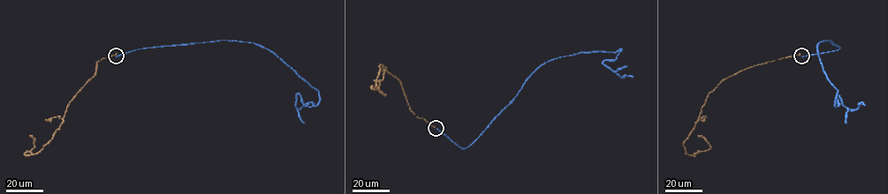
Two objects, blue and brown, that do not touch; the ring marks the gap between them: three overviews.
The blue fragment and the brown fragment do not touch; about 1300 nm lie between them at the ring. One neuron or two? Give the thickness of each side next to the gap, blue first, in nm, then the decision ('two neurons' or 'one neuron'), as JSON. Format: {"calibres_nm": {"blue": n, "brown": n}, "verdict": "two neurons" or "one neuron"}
{"calibres_nm": {"blue": 200, "brown": 150}, "verdict": "two neurons"}

